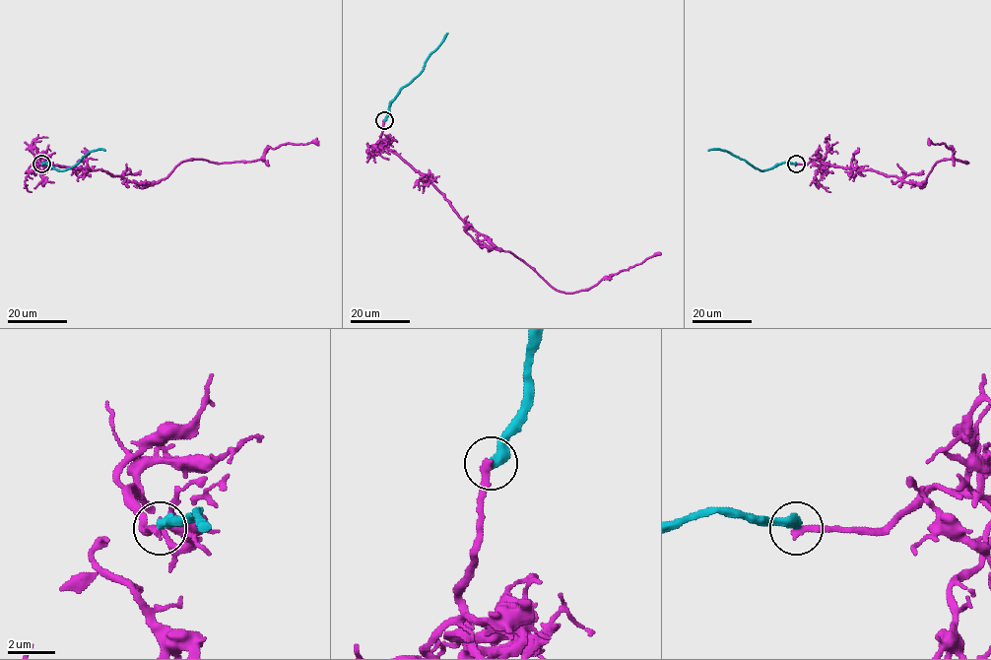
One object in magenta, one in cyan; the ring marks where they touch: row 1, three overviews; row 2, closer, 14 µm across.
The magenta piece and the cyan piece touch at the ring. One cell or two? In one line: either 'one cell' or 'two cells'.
two cells

